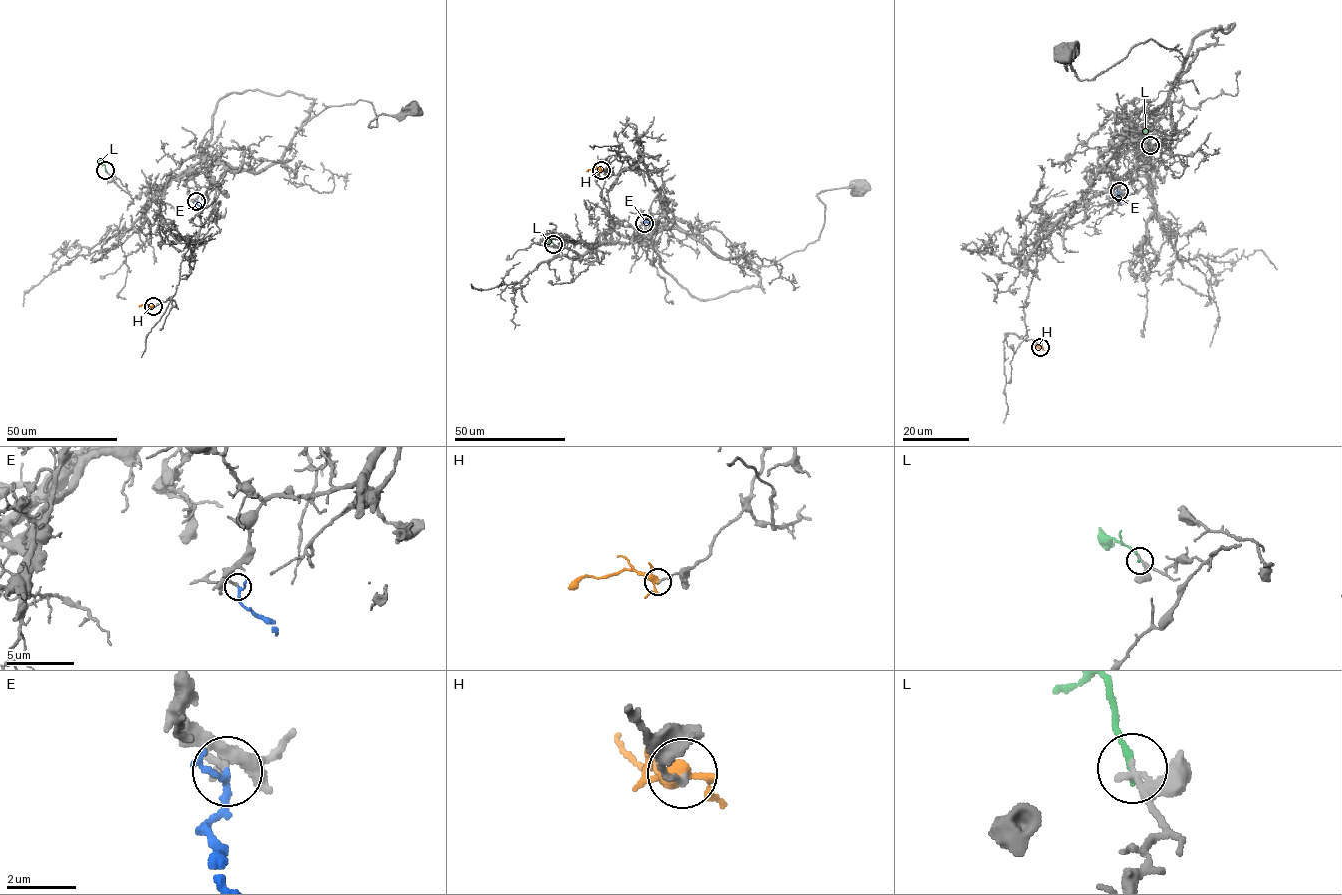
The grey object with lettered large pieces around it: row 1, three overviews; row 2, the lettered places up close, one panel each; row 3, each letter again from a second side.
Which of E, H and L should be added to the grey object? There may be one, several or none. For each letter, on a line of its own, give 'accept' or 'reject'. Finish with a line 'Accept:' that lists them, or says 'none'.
E: accept
H: reject
L: reject
Accept: E

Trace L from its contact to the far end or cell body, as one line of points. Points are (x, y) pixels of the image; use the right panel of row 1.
L: (1151, 145), (1145, 129)

